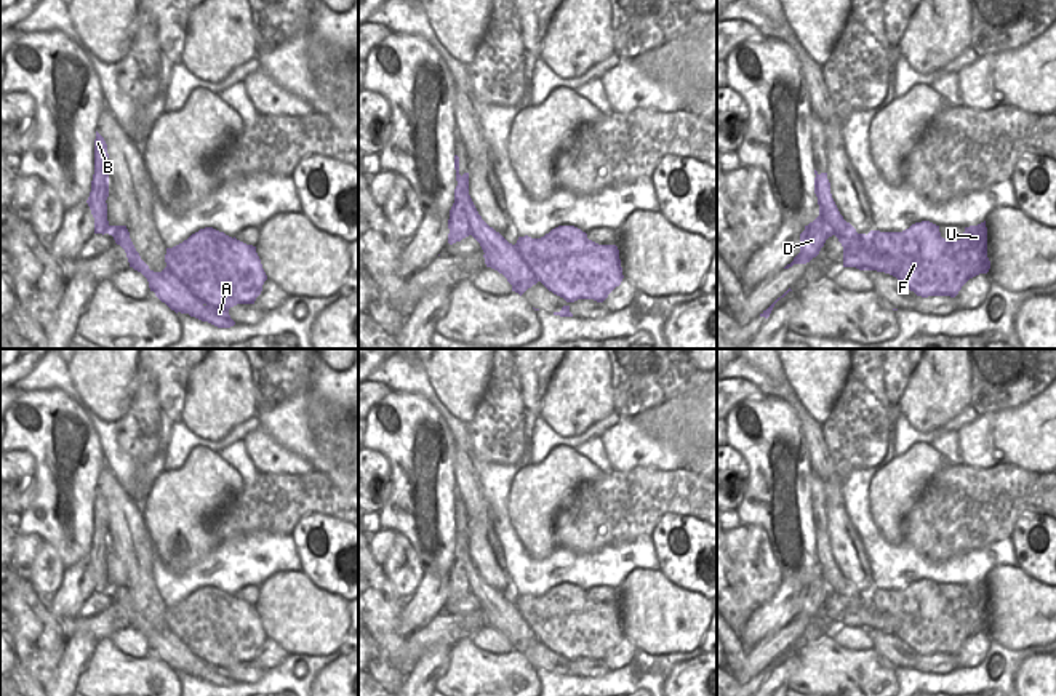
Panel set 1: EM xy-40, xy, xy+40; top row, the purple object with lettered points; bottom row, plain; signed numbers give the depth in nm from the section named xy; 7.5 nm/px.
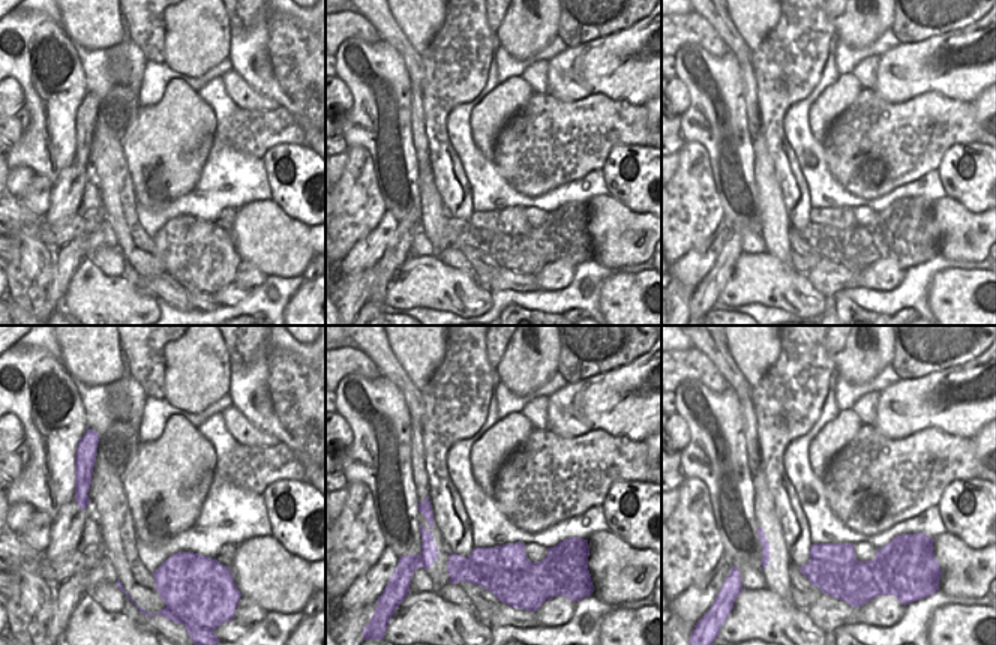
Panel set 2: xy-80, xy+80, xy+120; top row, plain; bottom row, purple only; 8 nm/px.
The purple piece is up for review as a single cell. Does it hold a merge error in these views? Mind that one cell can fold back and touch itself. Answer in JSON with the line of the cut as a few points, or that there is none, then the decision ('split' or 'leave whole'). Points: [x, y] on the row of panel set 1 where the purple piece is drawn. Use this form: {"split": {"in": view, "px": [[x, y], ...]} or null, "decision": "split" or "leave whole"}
{"split": {"in": "xy", "px": [[455, 192], [464, 208], [469, 234]]}, "decision": "split"}

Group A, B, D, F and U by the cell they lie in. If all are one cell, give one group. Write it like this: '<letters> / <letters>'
A F U / B D

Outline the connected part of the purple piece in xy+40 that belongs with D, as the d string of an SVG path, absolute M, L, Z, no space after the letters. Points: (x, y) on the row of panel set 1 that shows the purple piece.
M819 214L813 222L805 226L805 230L800 234L800 253L784 269L792 267L794 264L810 262L819 254L827 238L827 222L824 216Z

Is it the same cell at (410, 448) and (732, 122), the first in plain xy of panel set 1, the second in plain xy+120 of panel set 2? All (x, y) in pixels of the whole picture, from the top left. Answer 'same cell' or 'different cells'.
same cell

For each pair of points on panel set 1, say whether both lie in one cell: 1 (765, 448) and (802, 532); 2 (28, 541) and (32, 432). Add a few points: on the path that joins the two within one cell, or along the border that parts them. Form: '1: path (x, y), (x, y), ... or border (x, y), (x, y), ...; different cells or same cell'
1: path (796, 442), (802, 444), (804, 456), (799, 501); same cell
2: border (18, 533), (37, 533), (44, 540); different cells

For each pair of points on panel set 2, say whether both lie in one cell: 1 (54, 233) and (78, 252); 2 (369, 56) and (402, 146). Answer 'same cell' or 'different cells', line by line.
1: different cells
2: same cell

